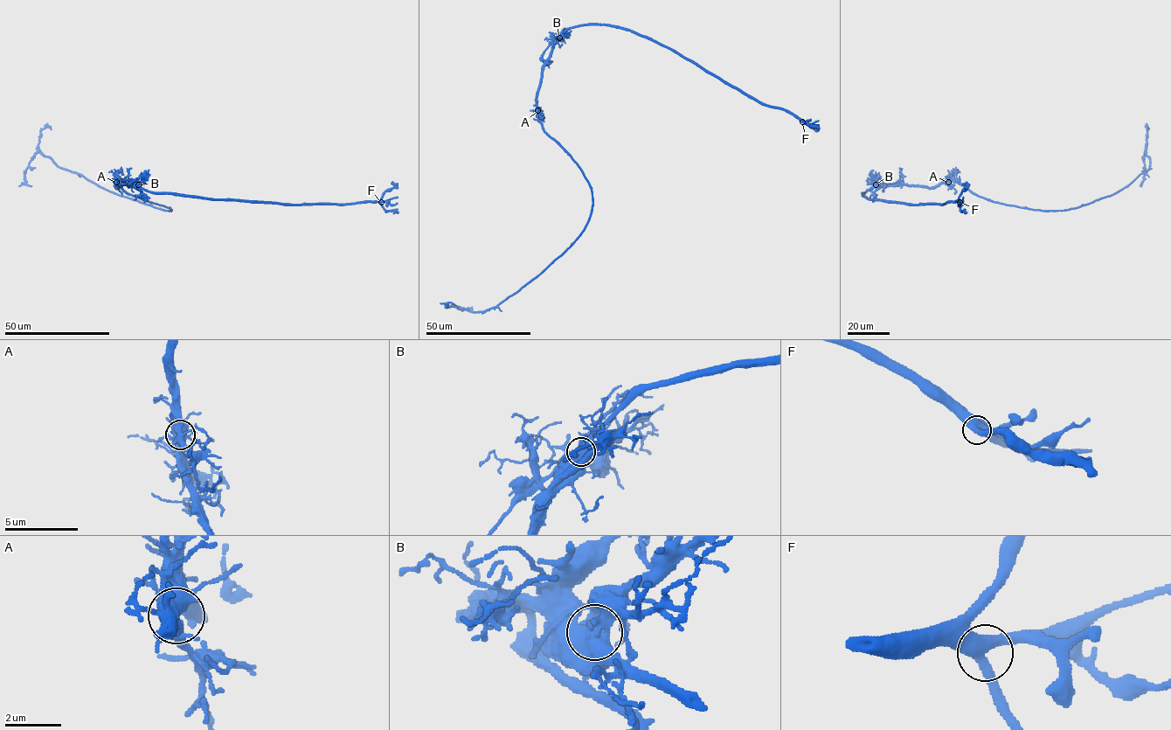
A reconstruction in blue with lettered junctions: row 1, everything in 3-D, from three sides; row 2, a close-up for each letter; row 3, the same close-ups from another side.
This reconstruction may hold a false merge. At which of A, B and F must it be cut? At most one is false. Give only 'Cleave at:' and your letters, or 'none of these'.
Cleave at: B

